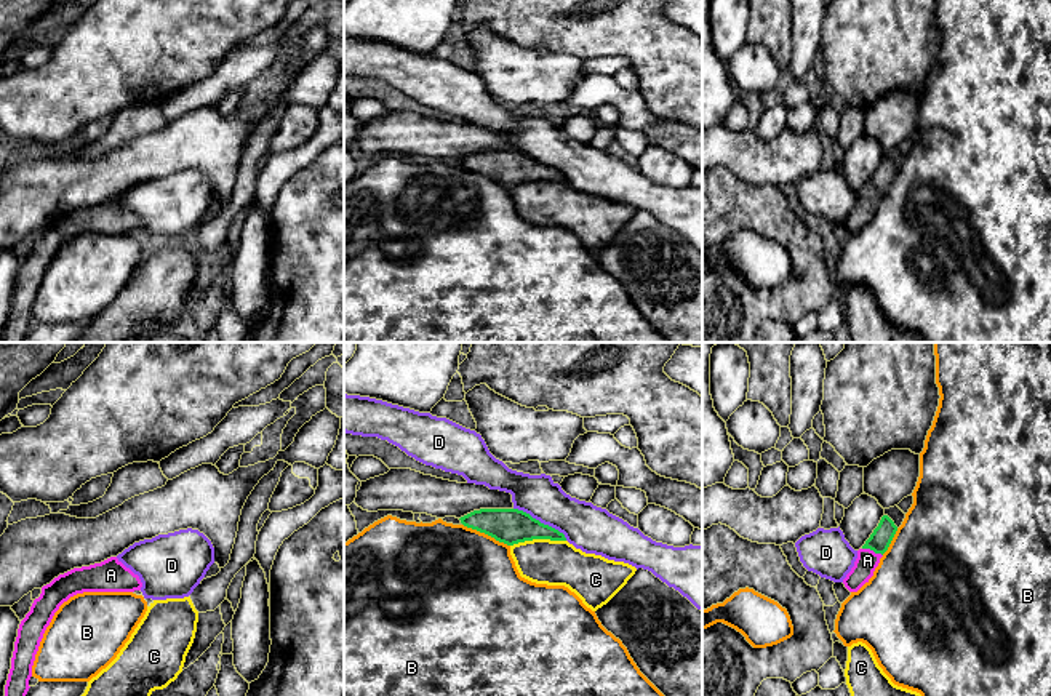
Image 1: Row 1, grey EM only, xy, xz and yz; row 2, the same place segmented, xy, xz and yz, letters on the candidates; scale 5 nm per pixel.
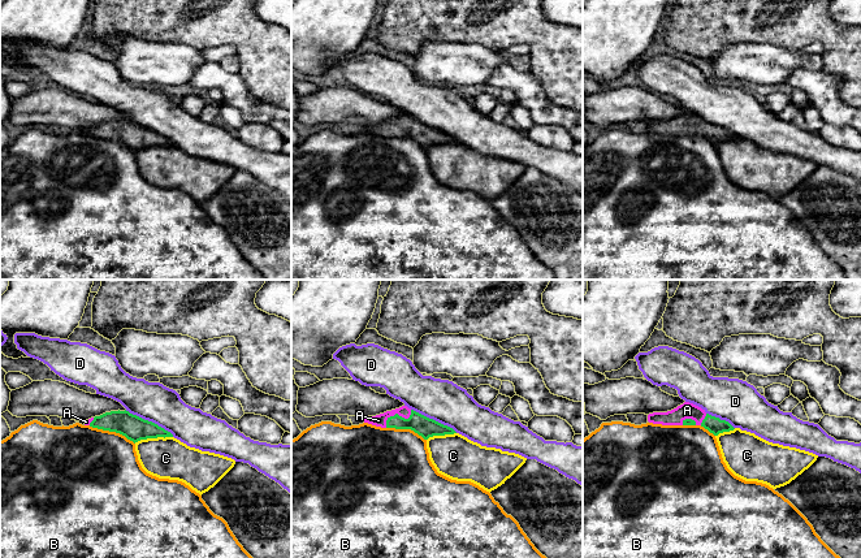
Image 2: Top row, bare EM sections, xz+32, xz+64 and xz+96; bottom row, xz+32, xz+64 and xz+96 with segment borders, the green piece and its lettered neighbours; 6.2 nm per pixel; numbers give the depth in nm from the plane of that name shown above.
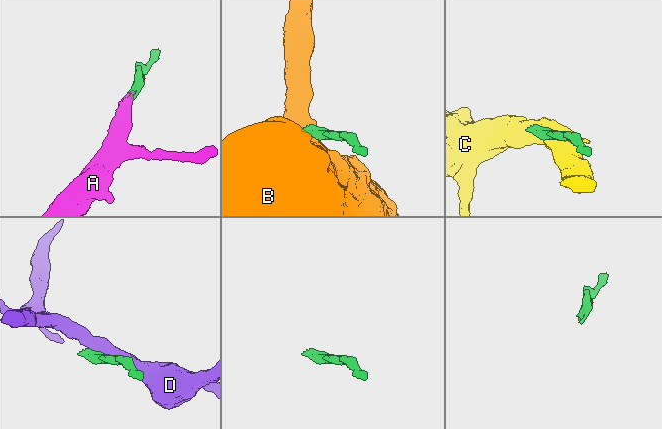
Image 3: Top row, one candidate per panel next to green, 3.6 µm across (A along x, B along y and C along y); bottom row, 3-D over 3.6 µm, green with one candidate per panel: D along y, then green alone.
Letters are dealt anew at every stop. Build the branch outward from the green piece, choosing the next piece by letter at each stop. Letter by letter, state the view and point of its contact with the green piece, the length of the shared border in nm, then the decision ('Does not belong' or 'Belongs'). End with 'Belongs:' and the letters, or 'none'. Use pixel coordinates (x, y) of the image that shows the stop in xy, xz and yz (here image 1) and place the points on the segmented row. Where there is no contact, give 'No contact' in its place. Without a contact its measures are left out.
A: Touches green at yz (872, 549). Shared border 110 nm. Belongs
B: Touches green at xz (487, 533). Shared border 260 nm. Does not belong
C: Touches green at xz (538, 538). Shared border 280 nm. Does not belong
D: Touches green at xz (539, 522). Shared border 320 nm. Does not belong
Belongs: A

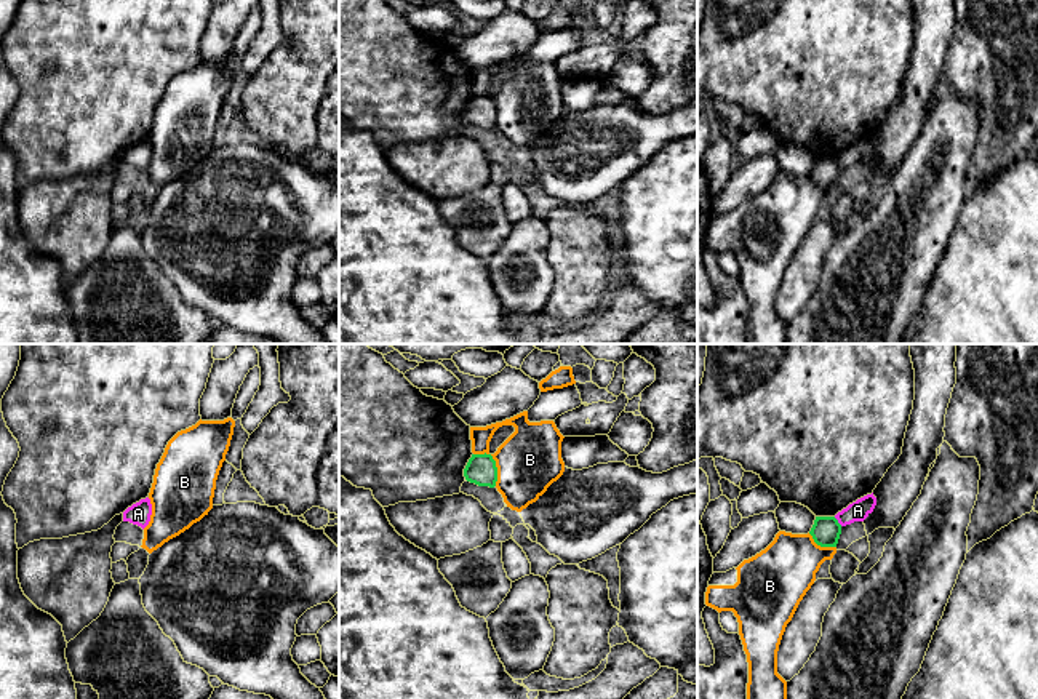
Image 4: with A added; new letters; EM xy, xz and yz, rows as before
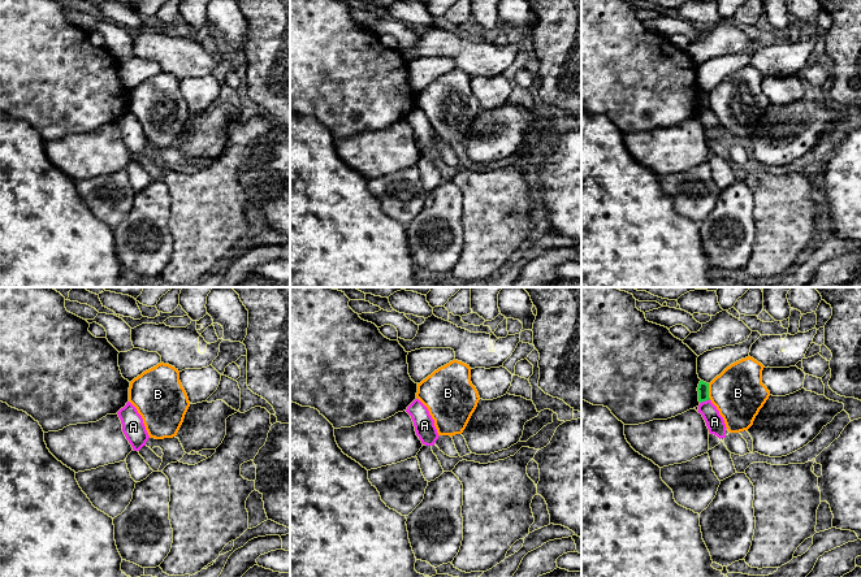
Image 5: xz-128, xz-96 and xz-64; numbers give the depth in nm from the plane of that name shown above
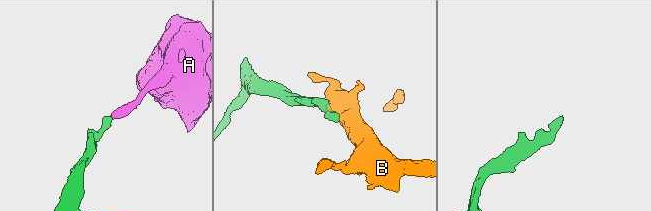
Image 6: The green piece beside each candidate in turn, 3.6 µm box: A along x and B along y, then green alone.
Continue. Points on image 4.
A: Touches green at yz (837, 522). Shared border 60 nm. Does not belong
B: Touches green at xz (495, 463). Shared border 200 nm. Does not belong
Belongs: none

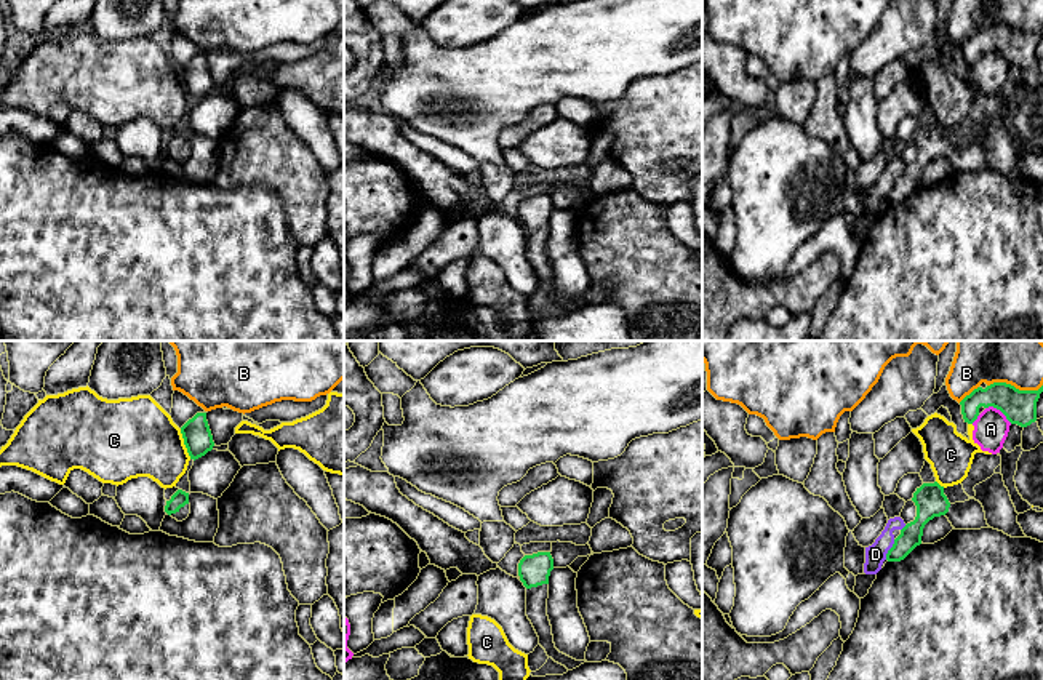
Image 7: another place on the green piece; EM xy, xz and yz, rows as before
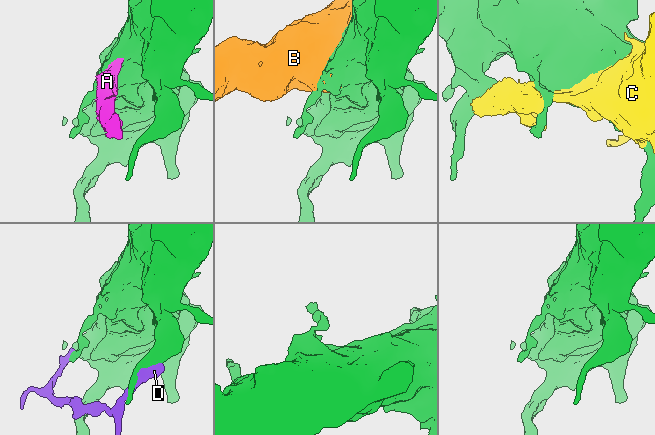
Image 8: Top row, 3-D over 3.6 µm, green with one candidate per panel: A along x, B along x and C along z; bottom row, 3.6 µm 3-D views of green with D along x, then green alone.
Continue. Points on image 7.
A: Touches green at yz (999, 408). Shared border 160 nm. Does not belong
B: Touches green at yz (1013, 386). Shared border 280 nm. Does not belong
C: Touches green at xy (184, 444). Shared border 160 nm. Does not belong
D: Touches green at yz (890, 549). Shared border 120 nm. Does not belong
Belongs: none

